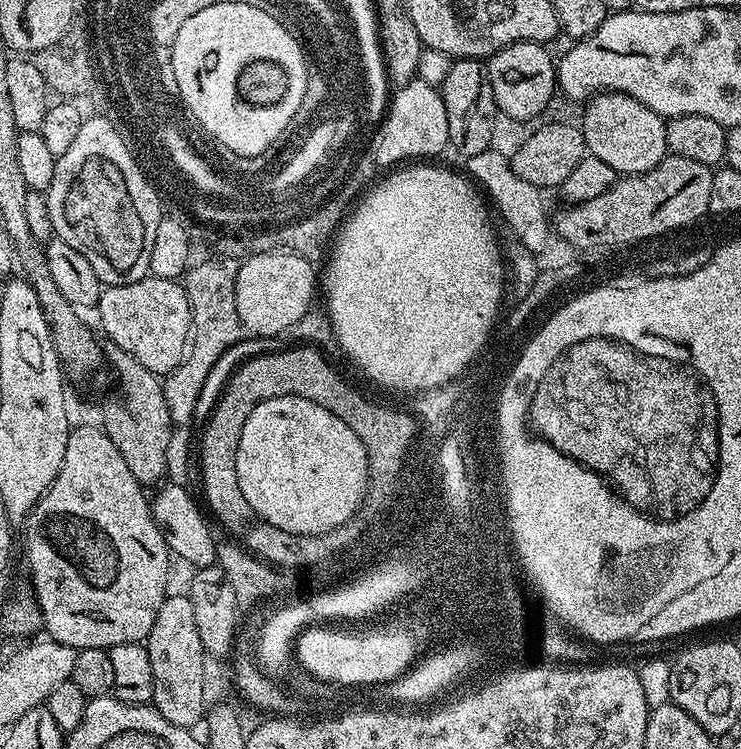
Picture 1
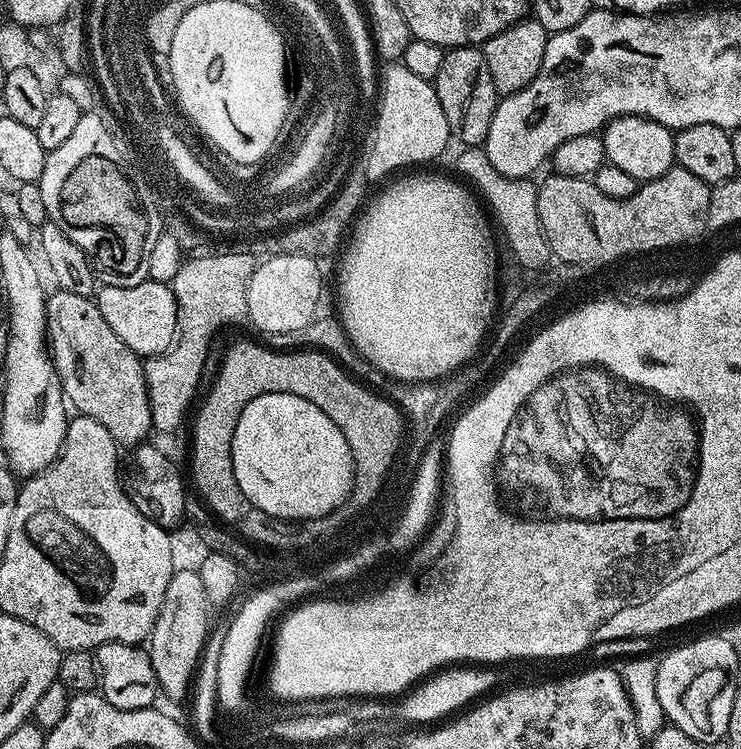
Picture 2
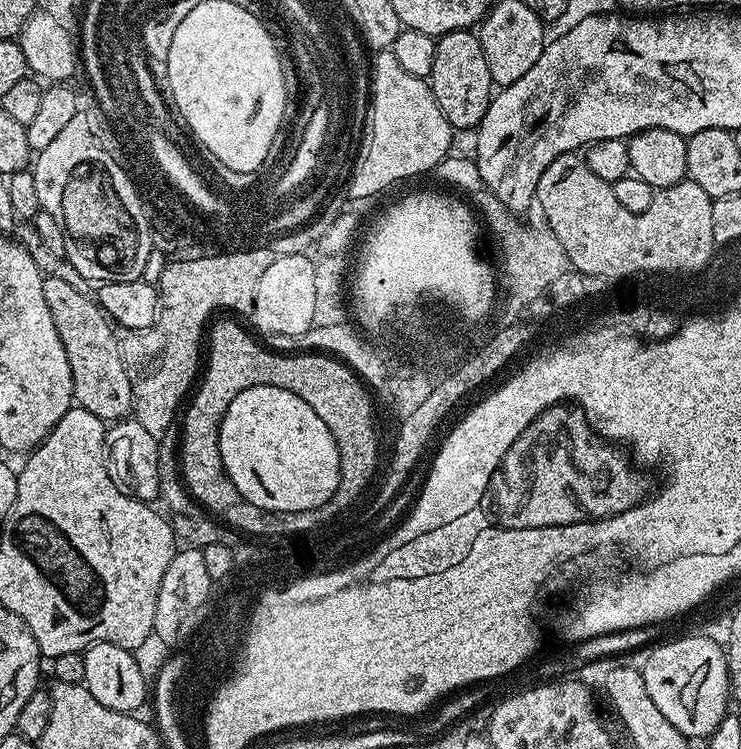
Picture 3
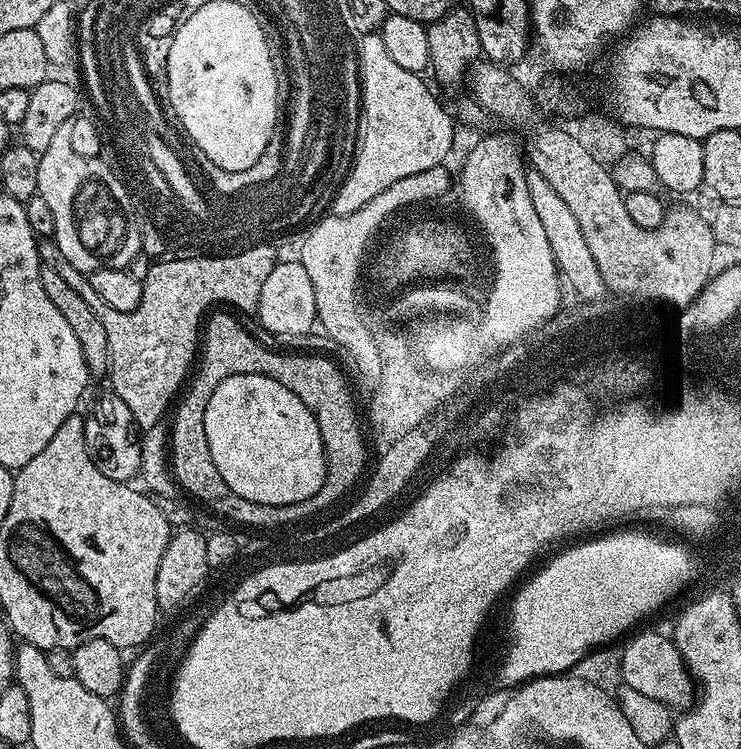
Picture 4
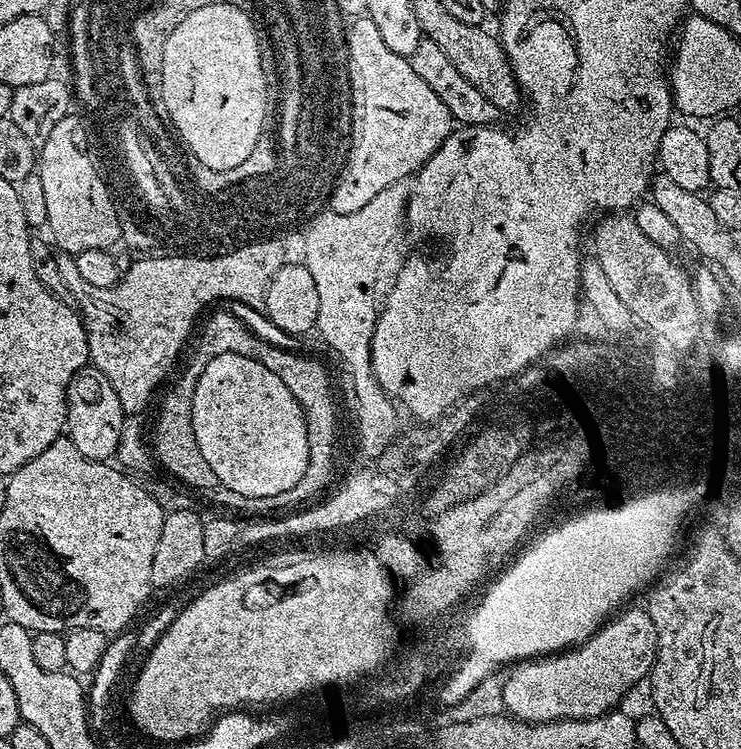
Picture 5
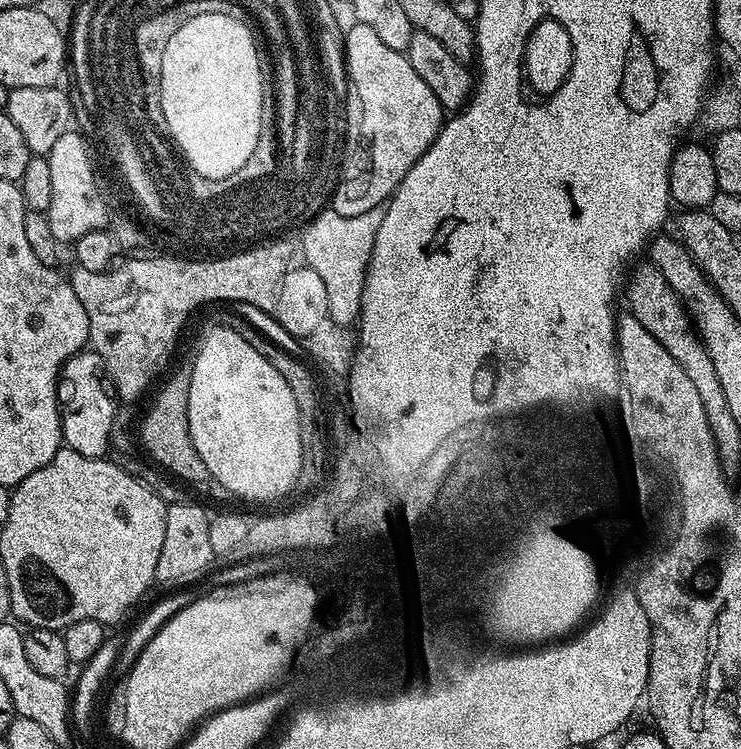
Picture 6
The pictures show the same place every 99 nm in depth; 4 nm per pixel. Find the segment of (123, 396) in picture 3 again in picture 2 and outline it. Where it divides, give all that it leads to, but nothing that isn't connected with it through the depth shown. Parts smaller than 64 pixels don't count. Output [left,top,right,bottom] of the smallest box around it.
[44,290,153,445]

